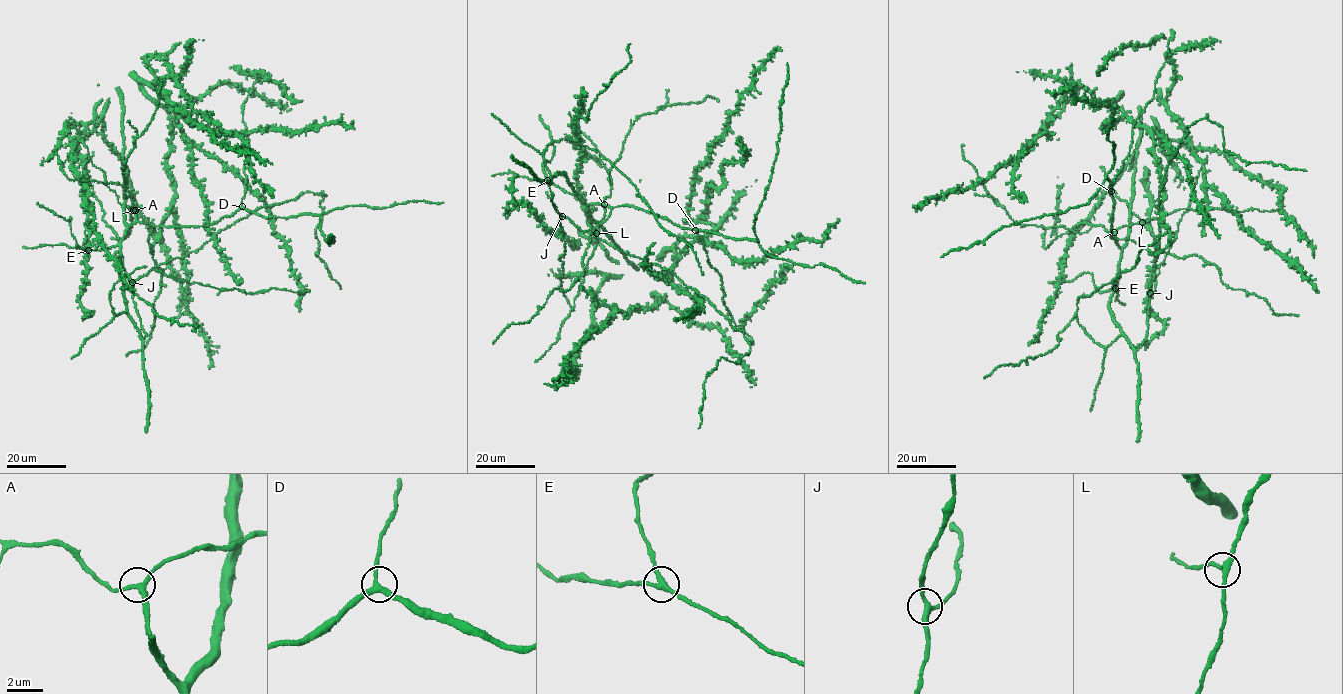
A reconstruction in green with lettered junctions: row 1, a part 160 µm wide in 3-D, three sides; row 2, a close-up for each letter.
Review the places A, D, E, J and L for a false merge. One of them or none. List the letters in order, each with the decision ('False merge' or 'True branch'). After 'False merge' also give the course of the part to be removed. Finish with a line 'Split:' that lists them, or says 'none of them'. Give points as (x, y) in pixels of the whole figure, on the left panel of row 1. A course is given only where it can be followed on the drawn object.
A: True branch
D: True branch
E: True branch
J: True branch
L: True branch
Split: none of them

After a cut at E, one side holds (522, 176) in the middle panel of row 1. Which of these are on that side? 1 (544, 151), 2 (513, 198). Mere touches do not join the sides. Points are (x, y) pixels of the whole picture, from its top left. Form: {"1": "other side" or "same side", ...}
{"1": "other side", "2": "other side"}

